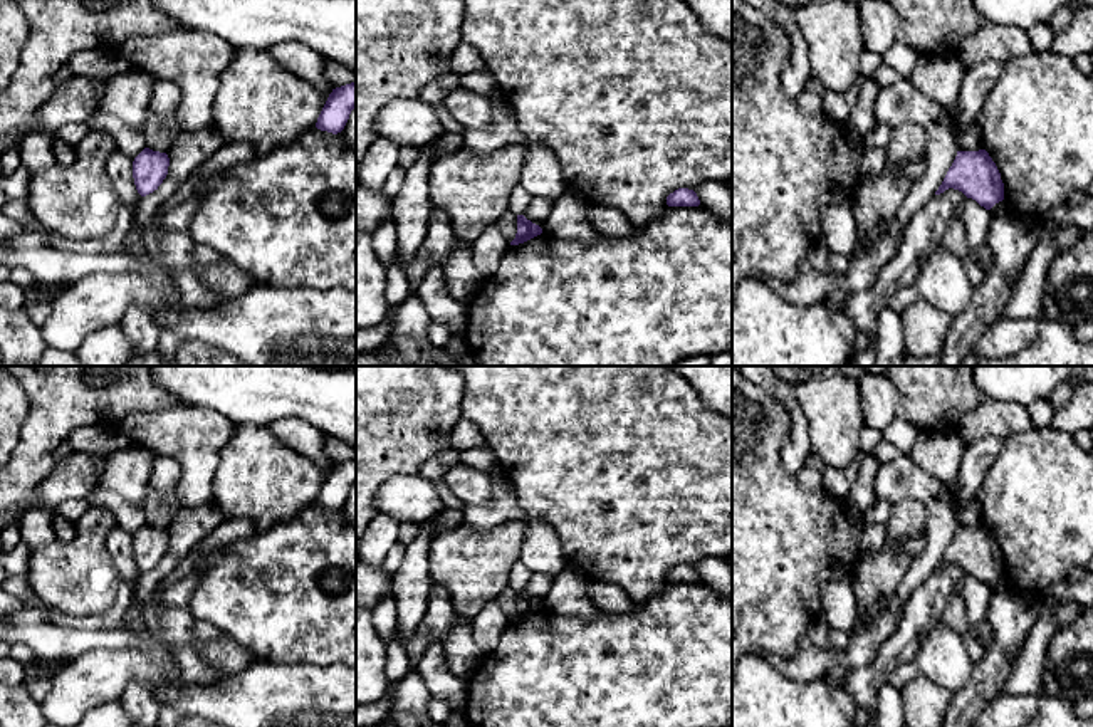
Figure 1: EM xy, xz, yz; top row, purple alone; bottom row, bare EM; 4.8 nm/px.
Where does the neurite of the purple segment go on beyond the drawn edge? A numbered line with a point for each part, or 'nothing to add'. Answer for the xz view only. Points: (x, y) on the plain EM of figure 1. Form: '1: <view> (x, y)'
nothing to add

